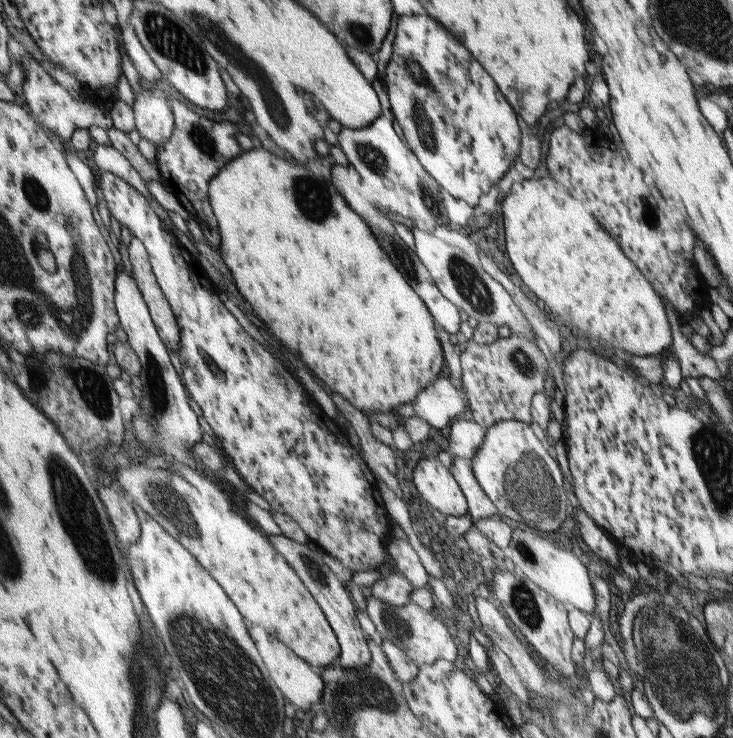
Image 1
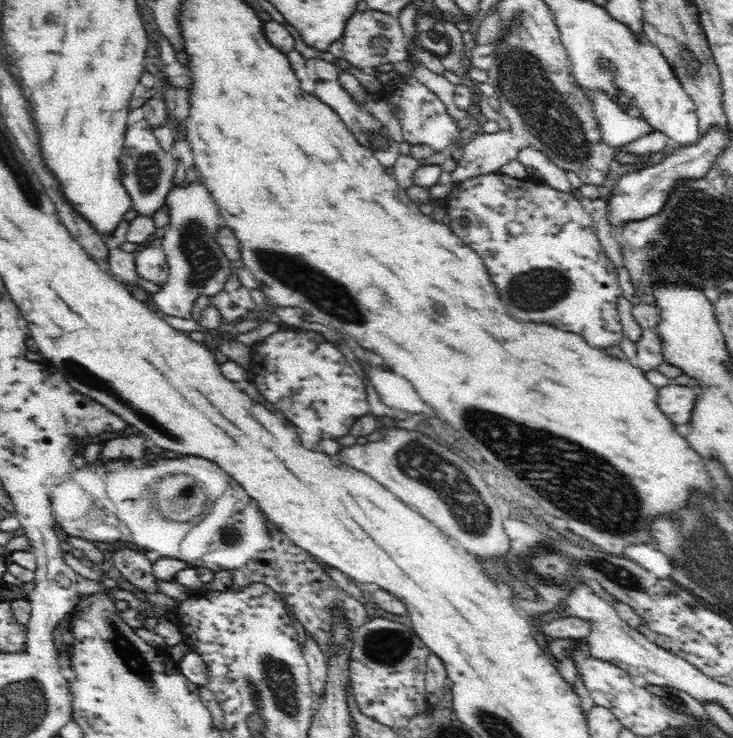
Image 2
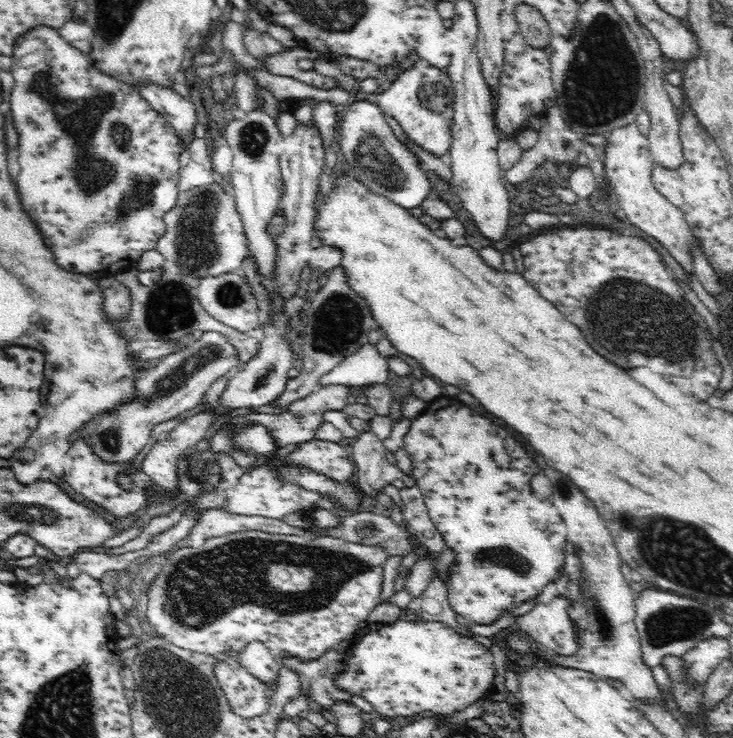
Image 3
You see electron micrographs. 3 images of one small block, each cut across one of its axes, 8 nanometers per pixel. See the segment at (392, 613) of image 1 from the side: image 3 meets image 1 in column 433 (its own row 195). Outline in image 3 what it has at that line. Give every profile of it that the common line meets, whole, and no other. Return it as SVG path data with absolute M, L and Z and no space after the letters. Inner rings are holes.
M634 123L615 128L614 132L610 132L608 136L605 135L605 138L604 150L598 150L603 159L603 170L632 228L646 238L656 238L688 274L695 275L691 248L696 243L696 238L681 210L661 195L652 182L651 174L655 162L649 151L648 139L640 133Z

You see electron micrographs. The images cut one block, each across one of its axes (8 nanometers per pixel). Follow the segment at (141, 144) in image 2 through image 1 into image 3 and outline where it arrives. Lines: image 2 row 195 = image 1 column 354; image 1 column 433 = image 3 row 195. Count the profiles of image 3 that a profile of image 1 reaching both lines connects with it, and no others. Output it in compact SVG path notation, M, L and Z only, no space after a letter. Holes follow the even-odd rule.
M215 182L200 185L186 191L178 191L175 207L165 212L163 216L165 231L157 240L157 250L166 259L175 262L181 274L188 274L194 278L218 276L219 274L235 272L235 268L247 255L247 238L242 226L239 212L236 210L235 200Z

